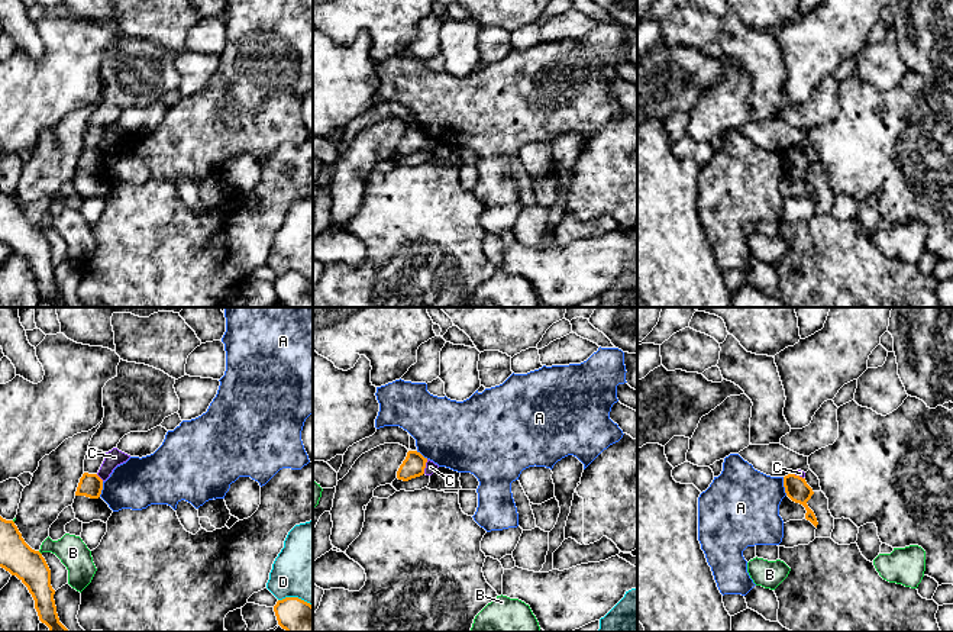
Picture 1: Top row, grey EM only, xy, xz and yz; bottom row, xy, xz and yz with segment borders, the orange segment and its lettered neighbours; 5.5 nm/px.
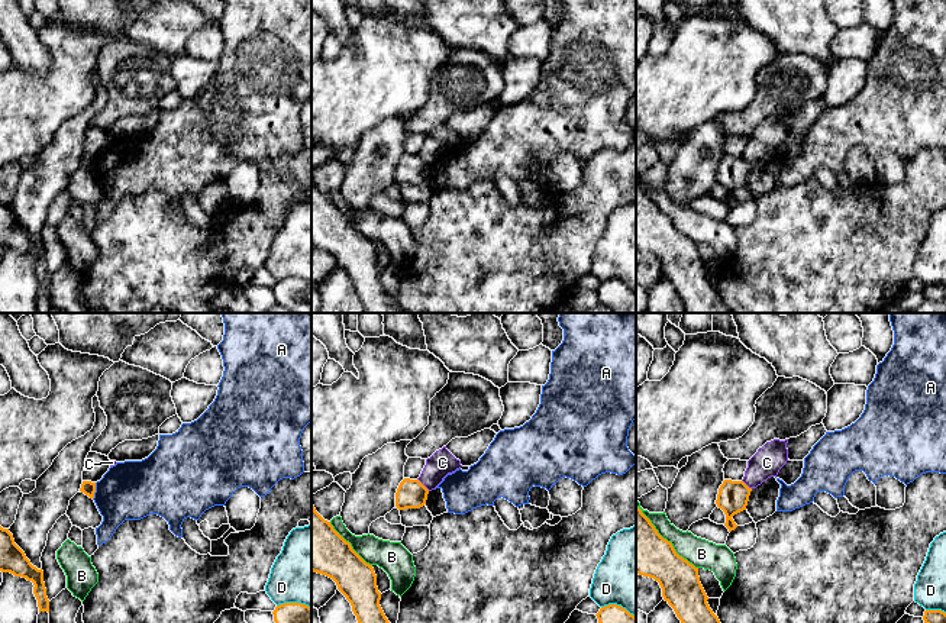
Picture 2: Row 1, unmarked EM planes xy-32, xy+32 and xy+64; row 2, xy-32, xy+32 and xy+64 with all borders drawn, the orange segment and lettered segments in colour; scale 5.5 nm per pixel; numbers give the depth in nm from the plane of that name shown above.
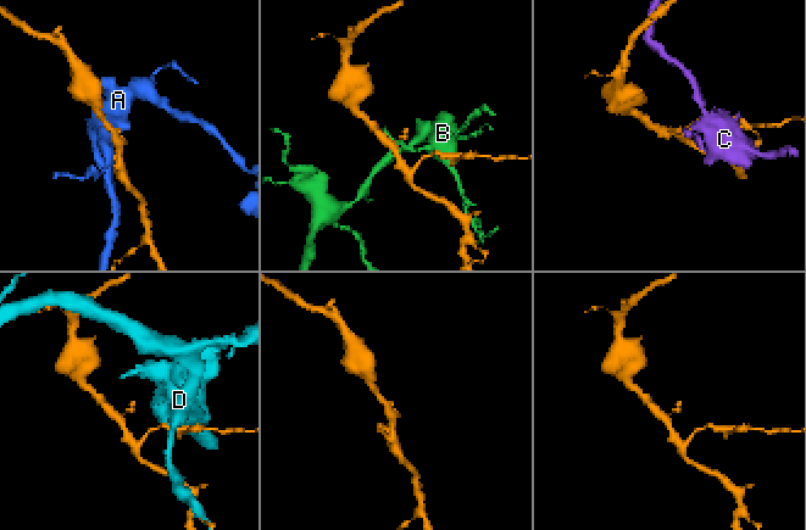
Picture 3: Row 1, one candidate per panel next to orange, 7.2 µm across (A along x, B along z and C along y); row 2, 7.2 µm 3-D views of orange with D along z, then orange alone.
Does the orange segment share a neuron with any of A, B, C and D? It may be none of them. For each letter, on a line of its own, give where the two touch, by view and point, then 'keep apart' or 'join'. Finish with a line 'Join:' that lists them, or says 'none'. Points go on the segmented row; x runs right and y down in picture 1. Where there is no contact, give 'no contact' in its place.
A: yz (784, 486) | keep apart
B: xy (39, 552) | keep apart
C: xz (425, 467) | keep apart
D: xy (296, 597) | keep apart
Join: none

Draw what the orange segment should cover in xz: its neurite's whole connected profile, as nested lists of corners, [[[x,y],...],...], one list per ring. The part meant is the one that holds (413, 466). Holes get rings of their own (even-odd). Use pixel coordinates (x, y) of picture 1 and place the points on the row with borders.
[[[408,451],[406,460],[397,471],[397,478],[408,481],[424,474],[427,458],[417,451]]]

